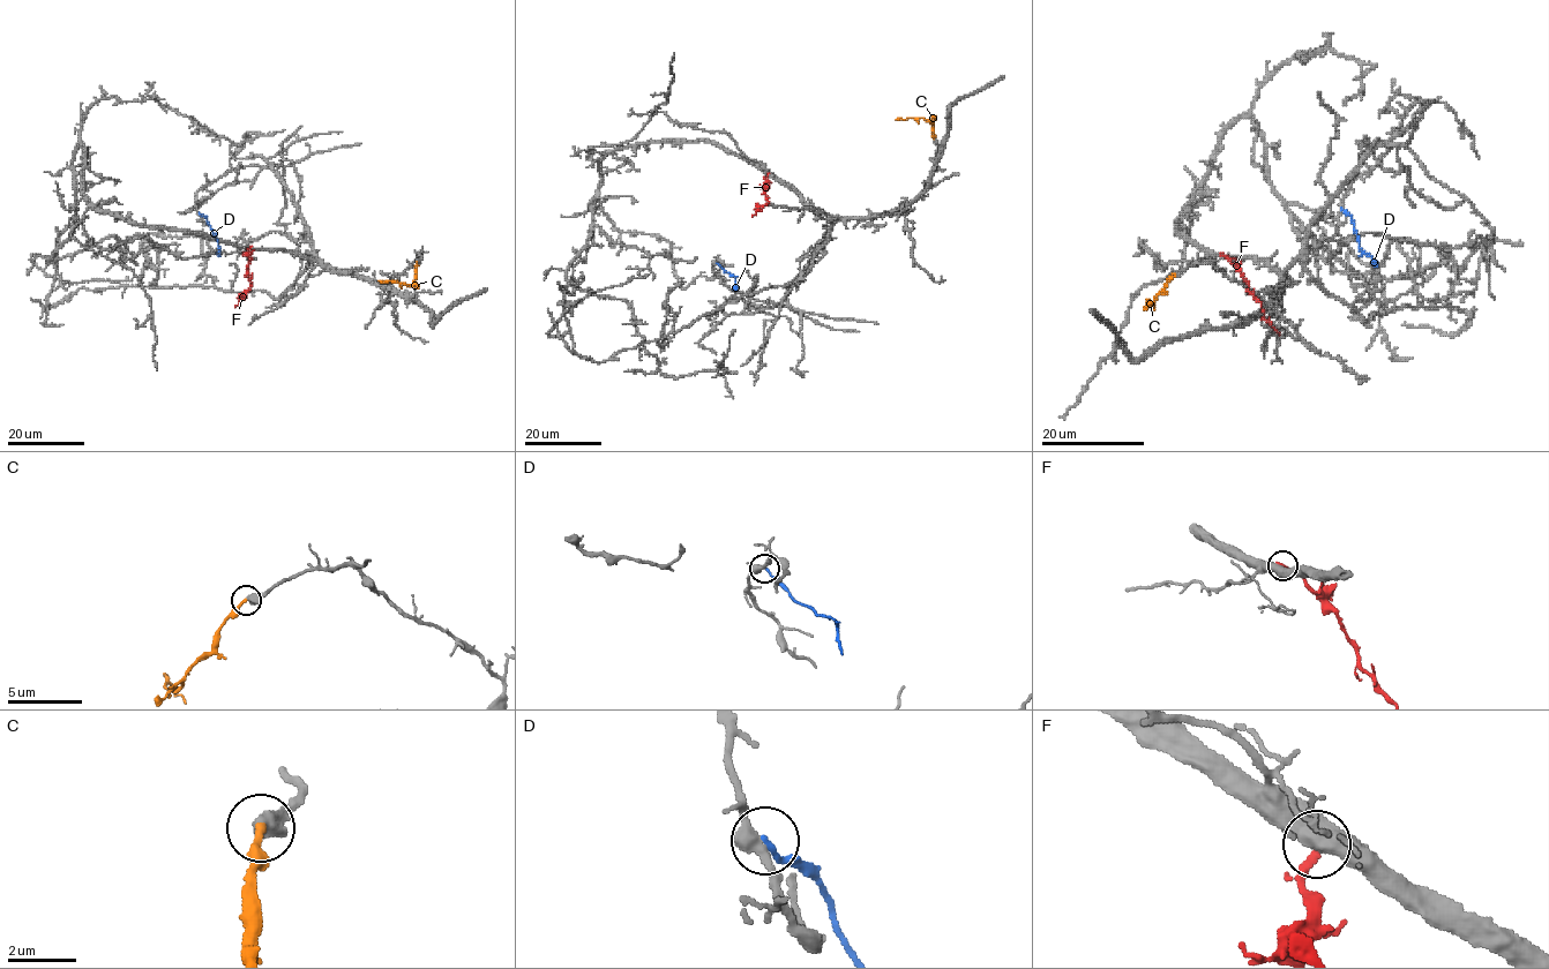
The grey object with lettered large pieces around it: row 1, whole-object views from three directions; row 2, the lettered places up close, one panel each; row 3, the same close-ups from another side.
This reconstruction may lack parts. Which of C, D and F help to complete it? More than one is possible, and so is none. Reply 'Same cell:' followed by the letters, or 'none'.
Same cell: C

